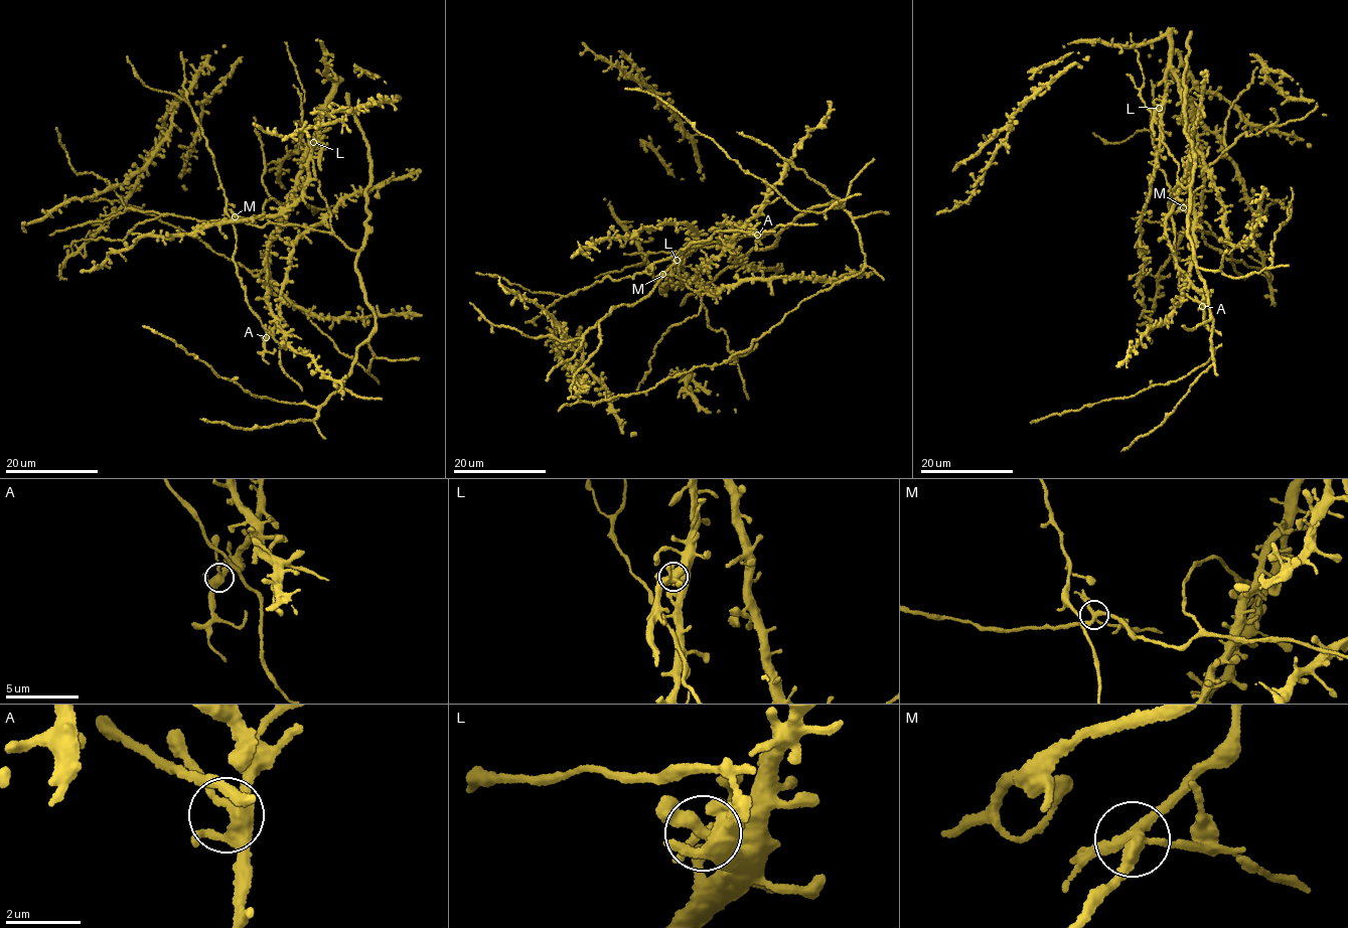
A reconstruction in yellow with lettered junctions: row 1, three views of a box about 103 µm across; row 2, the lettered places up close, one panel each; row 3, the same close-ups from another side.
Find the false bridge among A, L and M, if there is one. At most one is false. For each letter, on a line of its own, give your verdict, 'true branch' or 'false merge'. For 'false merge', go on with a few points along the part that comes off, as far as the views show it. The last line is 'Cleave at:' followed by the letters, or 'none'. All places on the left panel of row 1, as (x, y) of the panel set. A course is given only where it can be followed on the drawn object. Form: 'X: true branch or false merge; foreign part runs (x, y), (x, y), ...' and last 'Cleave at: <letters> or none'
A: true branch
L: true branch
M: false merge; foreign part runs (234, 216), (256, 222)
Cleave at: M

